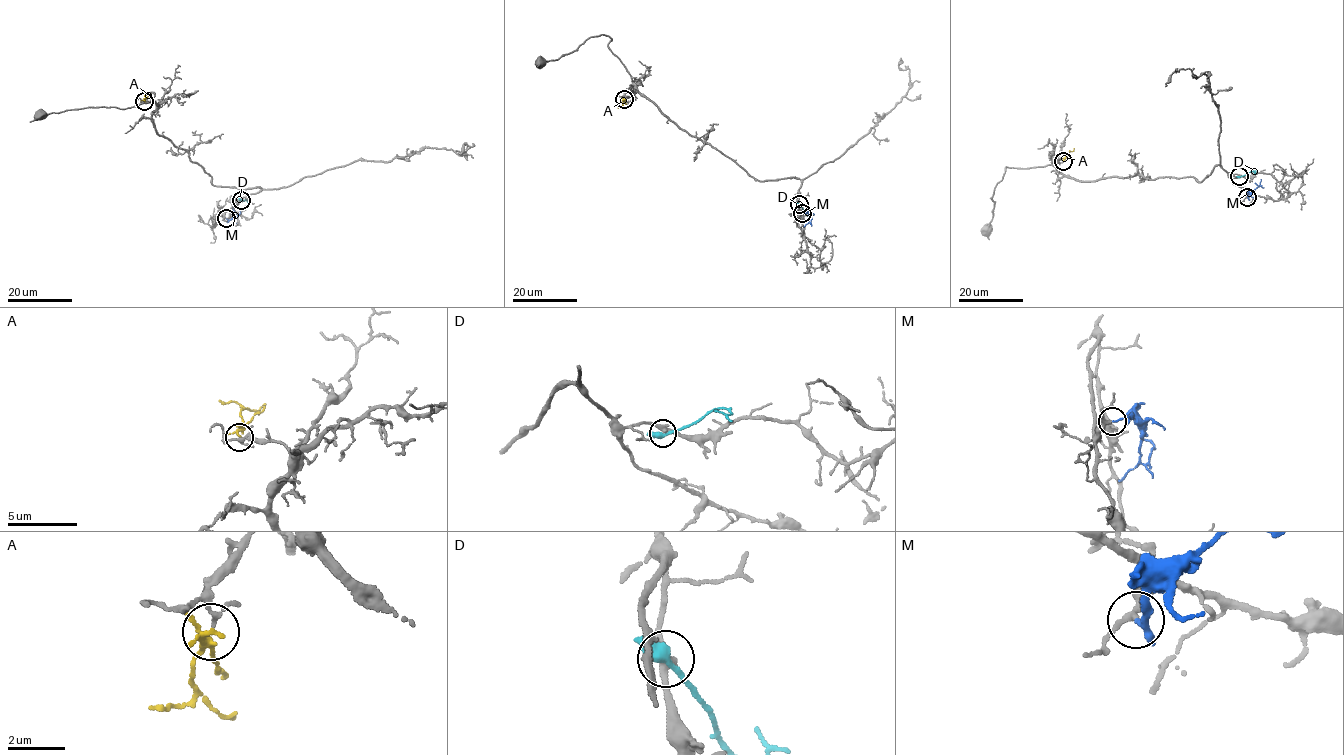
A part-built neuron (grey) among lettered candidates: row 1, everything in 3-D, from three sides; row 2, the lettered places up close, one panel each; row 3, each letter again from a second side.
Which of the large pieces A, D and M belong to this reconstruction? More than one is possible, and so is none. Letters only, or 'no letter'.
A

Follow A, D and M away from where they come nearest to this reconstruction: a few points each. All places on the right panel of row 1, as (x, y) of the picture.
A: (1063, 160), (1073, 148)
D: (1239, 177), (1255, 171), (1251, 171)
M: (1247, 197), (1260, 186), (1255, 182)

